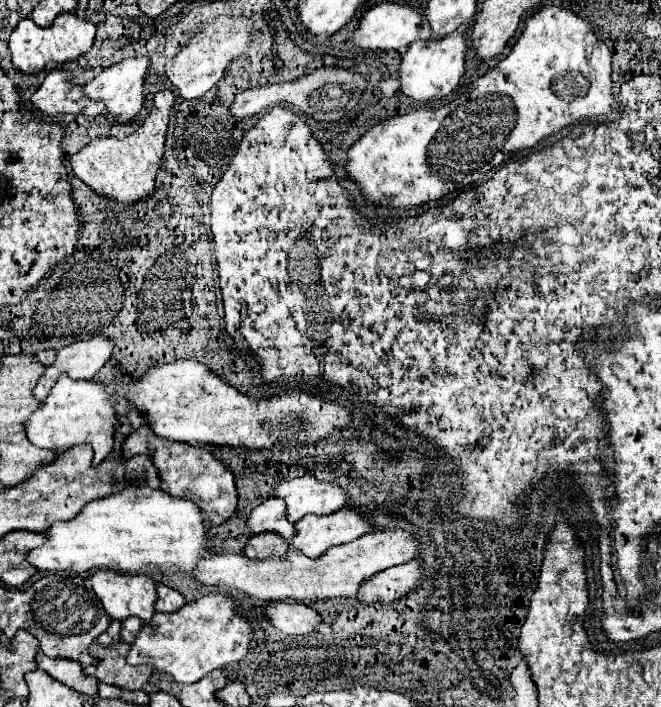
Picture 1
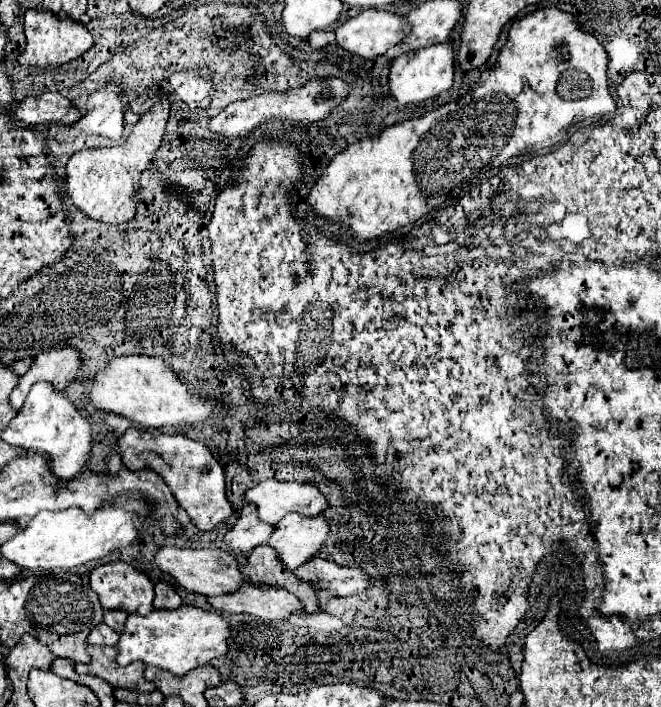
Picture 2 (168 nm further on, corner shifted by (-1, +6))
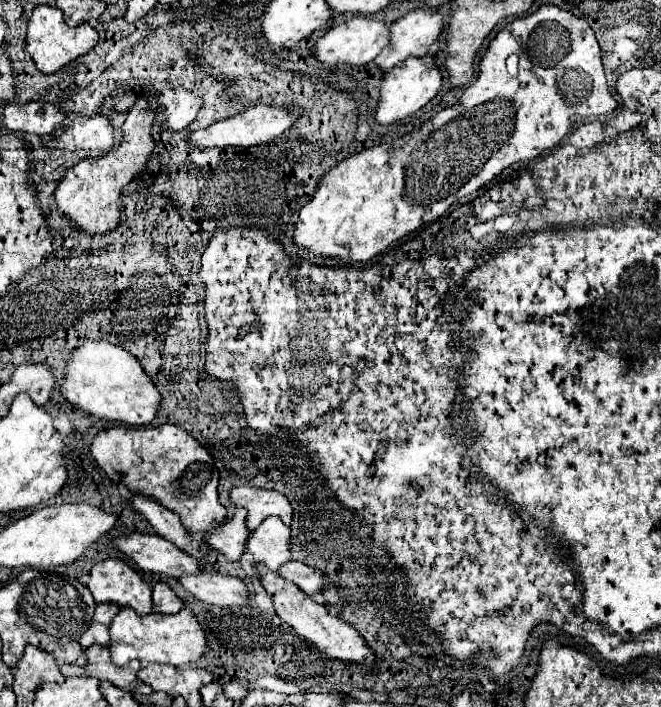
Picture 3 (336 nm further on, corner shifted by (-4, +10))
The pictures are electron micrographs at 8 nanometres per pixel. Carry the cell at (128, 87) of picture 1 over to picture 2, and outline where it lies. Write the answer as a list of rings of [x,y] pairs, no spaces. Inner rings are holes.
[[[109,86],[105,92],[87,96],[83,104],[83,116],[73,128],[83,130],[85,134],[103,136],[109,140],[119,140],[123,134],[123,104],[119,98],[119,88]]]

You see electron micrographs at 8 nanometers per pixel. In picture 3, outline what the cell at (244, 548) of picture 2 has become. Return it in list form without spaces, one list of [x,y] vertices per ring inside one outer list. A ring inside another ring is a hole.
[[[238,508],[230,520],[226,520],[222,526],[218,526],[210,534],[210,540],[208,540],[212,548],[216,548],[218,552],[222,552],[232,562],[240,560],[240,556],[246,550],[248,536],[252,534],[246,528],[244,520],[246,520],[246,512],[244,512],[244,508]]]

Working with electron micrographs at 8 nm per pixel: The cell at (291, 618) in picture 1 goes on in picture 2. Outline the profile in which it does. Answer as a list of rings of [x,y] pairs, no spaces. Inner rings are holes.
[[[243,582],[241,588],[221,596],[209,596],[207,602],[229,614],[253,614],[263,620],[283,620],[291,614],[301,614],[297,608],[297,598],[291,592],[281,592],[281,588],[253,588],[253,584]]]

